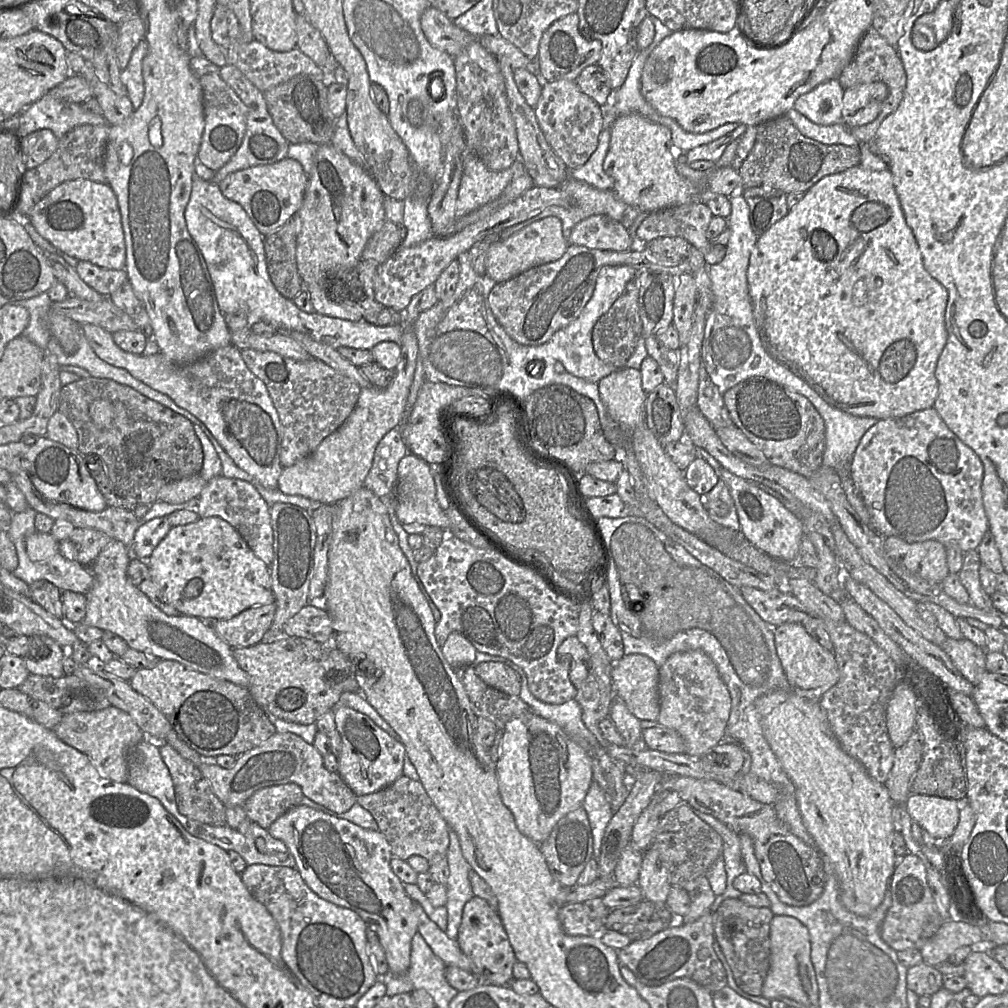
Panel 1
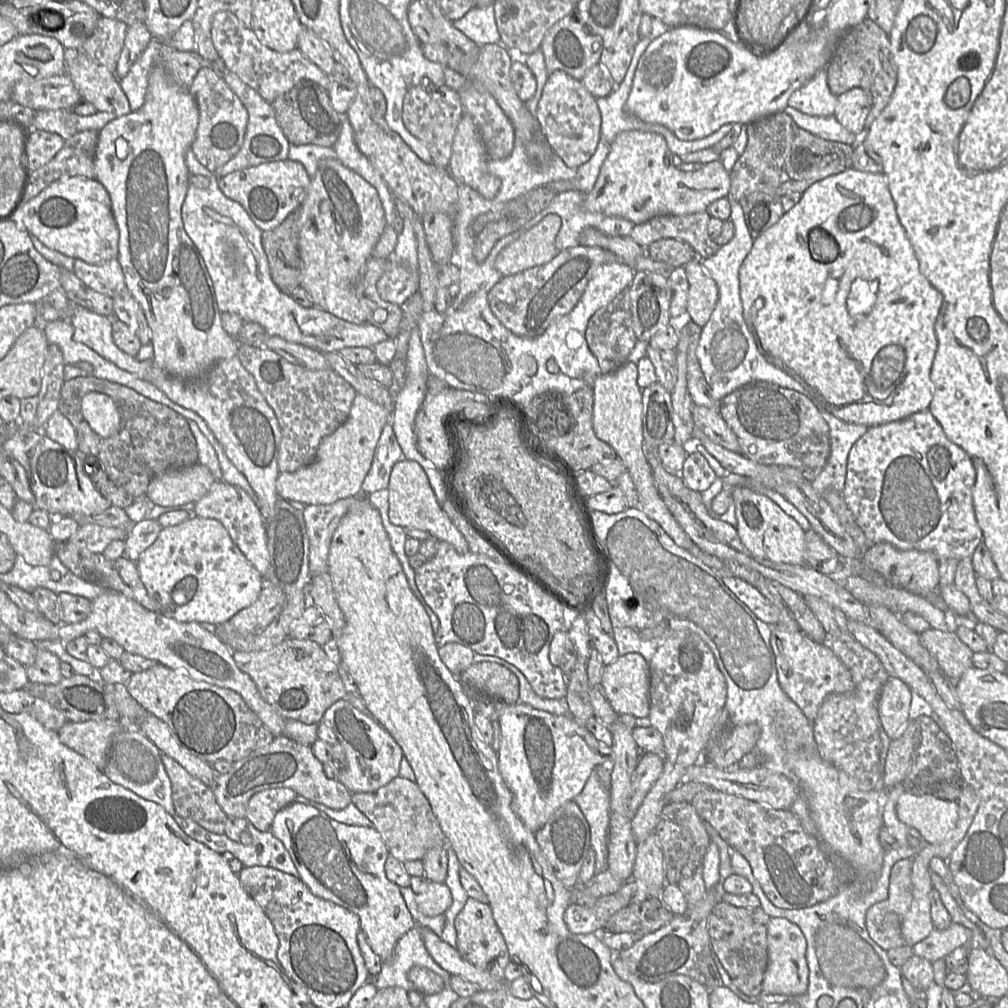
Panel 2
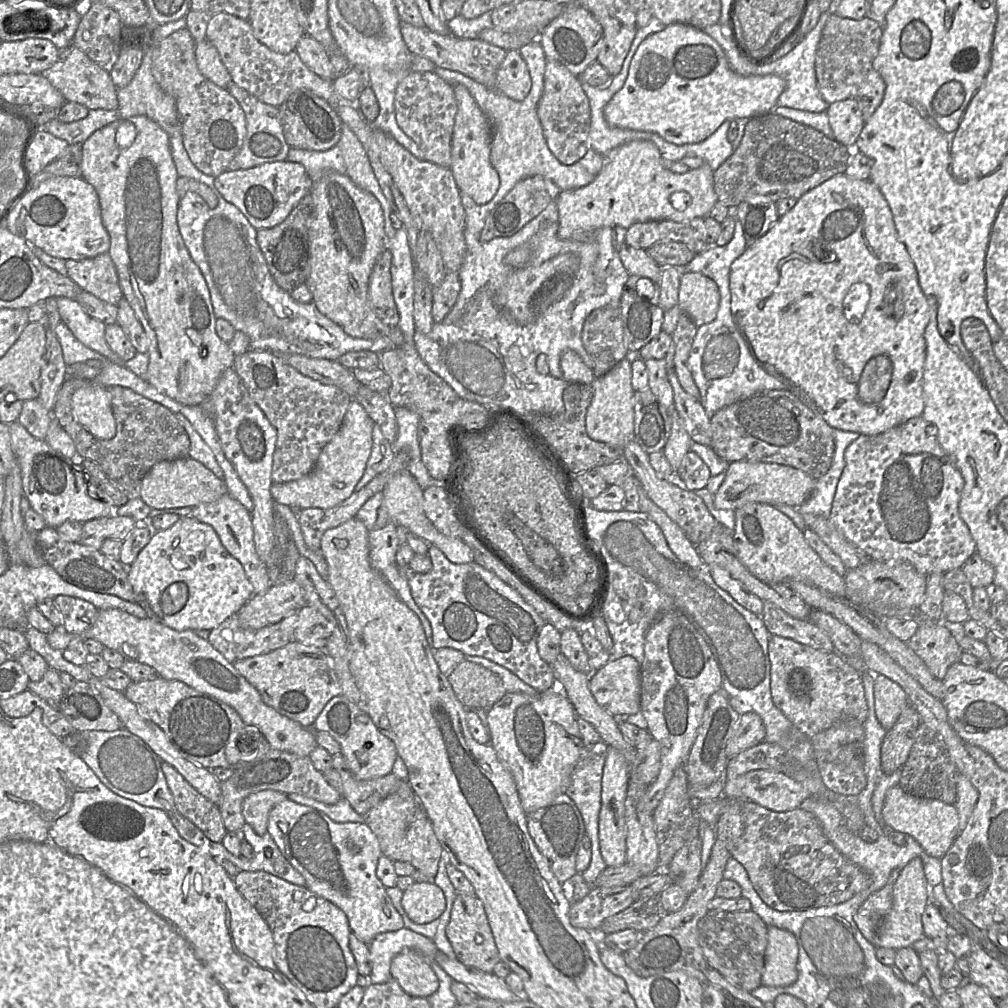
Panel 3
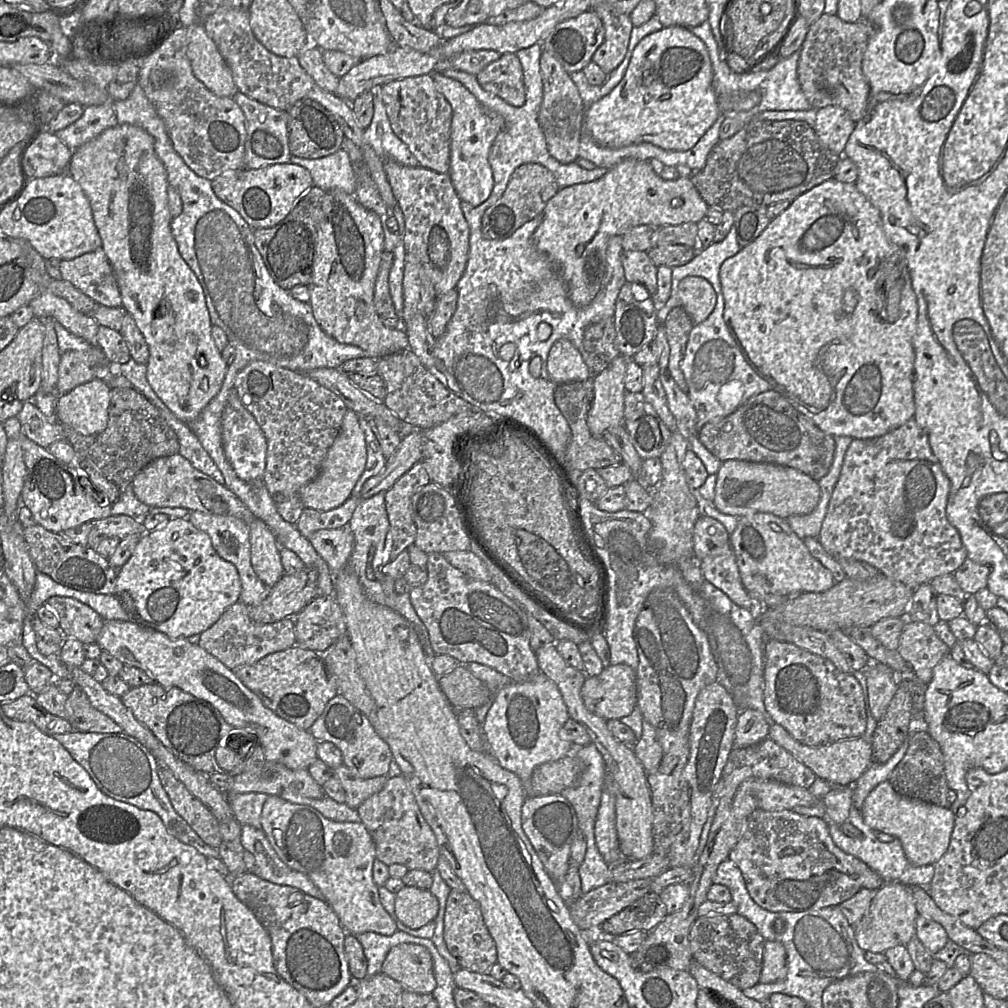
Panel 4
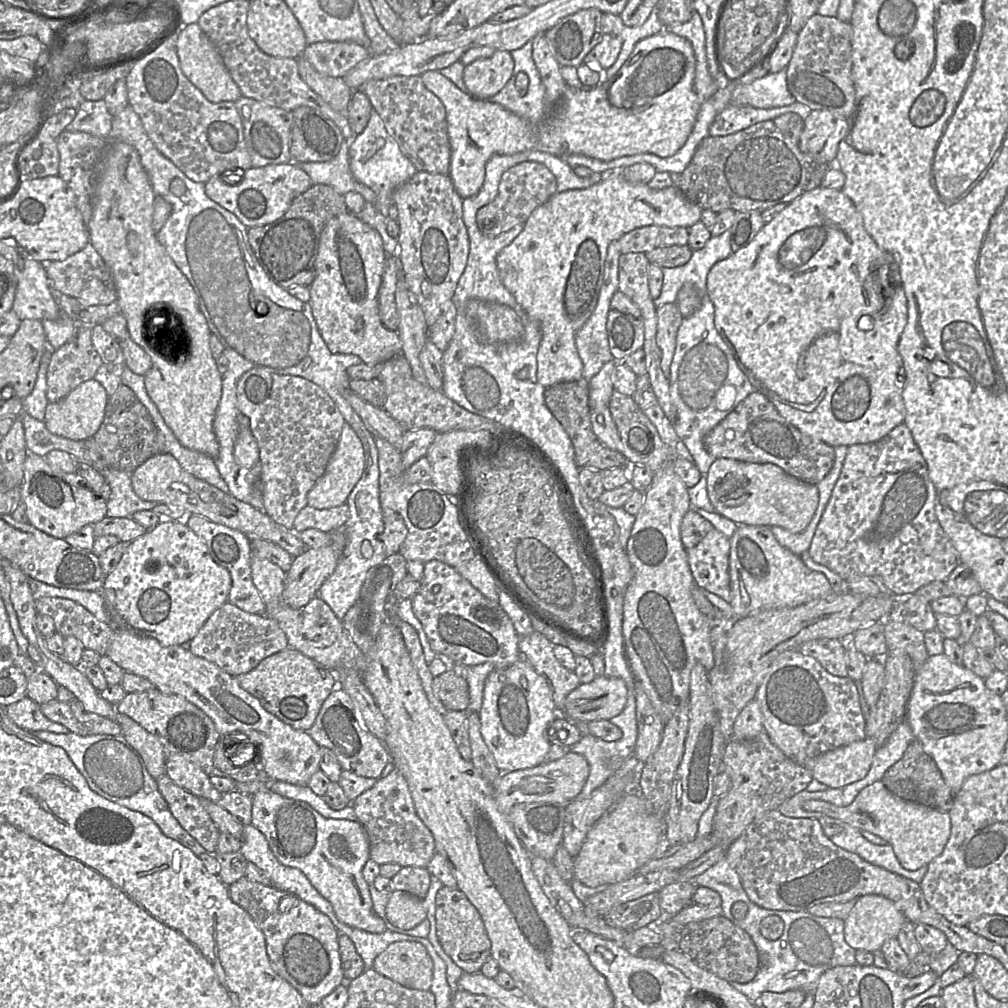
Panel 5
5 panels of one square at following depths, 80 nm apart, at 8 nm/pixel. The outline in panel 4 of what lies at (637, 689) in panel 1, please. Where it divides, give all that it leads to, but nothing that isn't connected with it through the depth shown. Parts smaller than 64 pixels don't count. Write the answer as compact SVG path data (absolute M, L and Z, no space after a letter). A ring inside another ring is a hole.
M626 664L609 665L599 675L585 680L581 697L590 712L605 720L619 720L628 716L637 706L636 671Z

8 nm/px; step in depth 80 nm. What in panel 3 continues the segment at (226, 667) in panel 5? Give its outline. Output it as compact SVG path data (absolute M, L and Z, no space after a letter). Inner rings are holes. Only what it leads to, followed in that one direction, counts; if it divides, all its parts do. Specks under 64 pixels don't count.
M298 612L291 613L278 623L258 630L247 630L239 625L235 613L210 631L207 640L227 661L267 654L282 648L294 639Z

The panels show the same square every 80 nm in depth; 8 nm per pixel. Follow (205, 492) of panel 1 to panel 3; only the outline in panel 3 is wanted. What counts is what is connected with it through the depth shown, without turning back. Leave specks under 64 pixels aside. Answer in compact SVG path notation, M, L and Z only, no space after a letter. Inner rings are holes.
M225 494L214 502L193 507L191 517L213 527L225 549L242 564L252 584L253 595L261 594L271 586L267 565L259 558L255 549L251 512L238 500Z

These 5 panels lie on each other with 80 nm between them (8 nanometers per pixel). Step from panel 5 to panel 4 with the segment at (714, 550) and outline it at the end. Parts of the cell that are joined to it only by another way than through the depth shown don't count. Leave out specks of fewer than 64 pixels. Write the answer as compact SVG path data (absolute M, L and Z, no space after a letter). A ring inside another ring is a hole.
M732 547L721 555L707 556L698 564L704 579L723 591L738 606L755 613L764 607L744 588Z

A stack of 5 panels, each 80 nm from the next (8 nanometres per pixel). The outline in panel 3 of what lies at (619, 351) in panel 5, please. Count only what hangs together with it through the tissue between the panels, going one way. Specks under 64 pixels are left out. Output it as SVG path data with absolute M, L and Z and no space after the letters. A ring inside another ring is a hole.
M631 275L626 282L620 298L620 310L624 345L628 351L640 351L662 331L664 311L658 305L659 292L659 286L648 278ZM641 279L647 279L653 284L652 298L638 295L636 286Z

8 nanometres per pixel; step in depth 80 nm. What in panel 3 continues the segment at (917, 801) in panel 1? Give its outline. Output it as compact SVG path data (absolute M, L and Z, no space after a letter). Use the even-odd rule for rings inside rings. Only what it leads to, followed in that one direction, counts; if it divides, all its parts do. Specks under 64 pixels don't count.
M896 785L886 793L881 821L884 825L913 837L921 845L926 855L941 858L958 835L959 814L954 804L915 797Z

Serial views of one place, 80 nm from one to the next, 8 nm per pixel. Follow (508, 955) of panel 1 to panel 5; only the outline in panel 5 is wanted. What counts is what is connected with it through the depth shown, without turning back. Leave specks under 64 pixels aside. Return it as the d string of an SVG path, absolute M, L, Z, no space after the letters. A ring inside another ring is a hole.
M443 886L436 894L435 918L437 937L445 953L464 973L479 973L483 964L491 958L491 942L478 910L459 889L451 889L447 886Z

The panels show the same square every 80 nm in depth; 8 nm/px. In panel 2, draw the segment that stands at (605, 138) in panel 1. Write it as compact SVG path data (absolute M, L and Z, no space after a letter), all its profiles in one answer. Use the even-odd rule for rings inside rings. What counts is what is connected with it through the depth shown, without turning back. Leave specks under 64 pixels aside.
M600 139L598 147L592 157L577 168L574 179L550 182L545 186L552 189L555 193L566 192L572 189L579 190L583 193L590 192L595 185L609 150L610 143Z

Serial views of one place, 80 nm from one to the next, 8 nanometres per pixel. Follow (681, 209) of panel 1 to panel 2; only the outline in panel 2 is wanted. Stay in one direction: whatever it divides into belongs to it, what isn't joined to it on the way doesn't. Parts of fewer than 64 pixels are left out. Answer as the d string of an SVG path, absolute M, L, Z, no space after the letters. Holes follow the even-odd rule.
M707 210L683 216L657 216L635 225L629 236L644 249L660 239L678 239L689 244L696 256L703 260L715 255L720 249L708 236L710 218Z

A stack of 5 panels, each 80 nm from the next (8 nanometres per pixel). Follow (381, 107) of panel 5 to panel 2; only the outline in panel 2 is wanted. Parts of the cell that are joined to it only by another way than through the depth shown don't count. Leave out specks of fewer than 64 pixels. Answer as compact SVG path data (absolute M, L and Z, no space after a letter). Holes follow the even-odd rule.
M432 77L422 80L422 85L411 87L404 96L402 119L407 130L428 148L432 161L447 168L452 154L452 145L463 108L457 91L446 84L437 84Z

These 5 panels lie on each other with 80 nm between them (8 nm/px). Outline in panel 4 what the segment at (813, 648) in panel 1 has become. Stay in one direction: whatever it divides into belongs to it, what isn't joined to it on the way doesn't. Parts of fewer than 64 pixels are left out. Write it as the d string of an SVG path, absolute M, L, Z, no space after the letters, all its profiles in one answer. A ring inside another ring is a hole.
M768 639L765 643L764 705L774 724L782 726L800 743L819 747L864 735L867 715L863 692L854 672L840 671L830 660L792 643Z

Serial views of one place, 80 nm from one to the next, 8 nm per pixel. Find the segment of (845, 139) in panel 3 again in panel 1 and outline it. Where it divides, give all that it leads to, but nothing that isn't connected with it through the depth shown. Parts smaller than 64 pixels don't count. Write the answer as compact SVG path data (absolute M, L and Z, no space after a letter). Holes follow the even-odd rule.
M880 81L845 89L842 102L842 123L847 128L852 128L873 121L878 116L887 95L888 88Z

